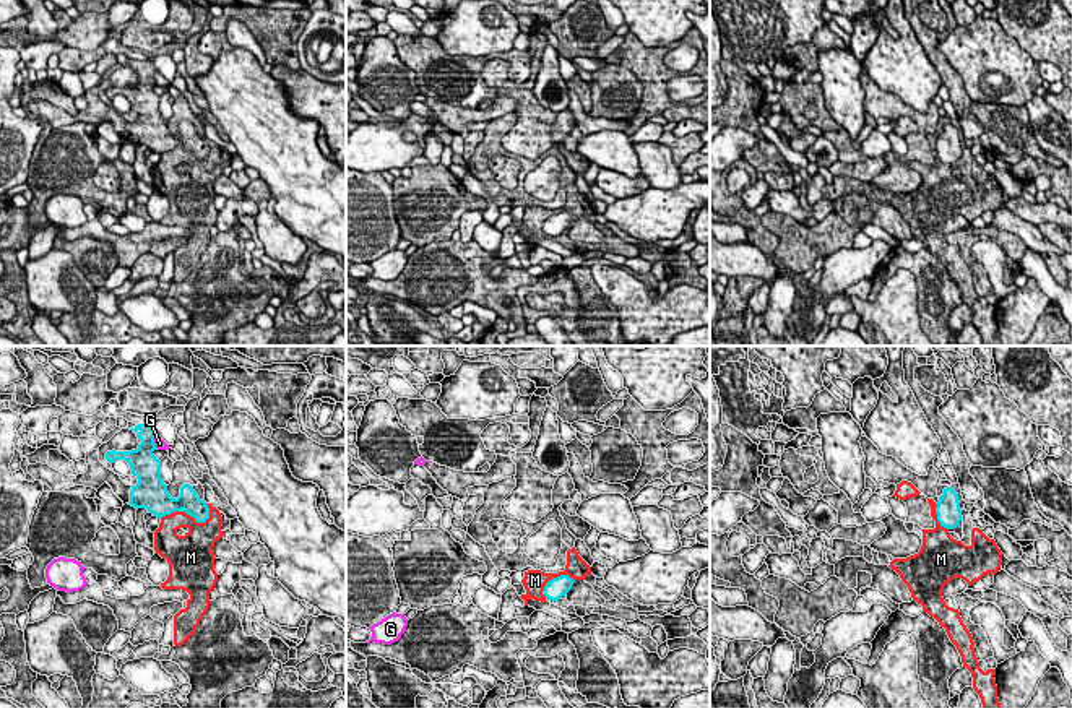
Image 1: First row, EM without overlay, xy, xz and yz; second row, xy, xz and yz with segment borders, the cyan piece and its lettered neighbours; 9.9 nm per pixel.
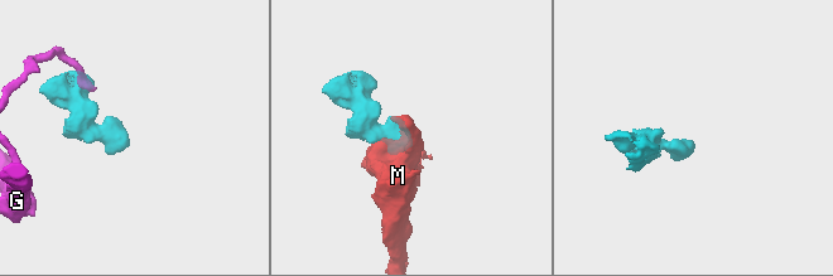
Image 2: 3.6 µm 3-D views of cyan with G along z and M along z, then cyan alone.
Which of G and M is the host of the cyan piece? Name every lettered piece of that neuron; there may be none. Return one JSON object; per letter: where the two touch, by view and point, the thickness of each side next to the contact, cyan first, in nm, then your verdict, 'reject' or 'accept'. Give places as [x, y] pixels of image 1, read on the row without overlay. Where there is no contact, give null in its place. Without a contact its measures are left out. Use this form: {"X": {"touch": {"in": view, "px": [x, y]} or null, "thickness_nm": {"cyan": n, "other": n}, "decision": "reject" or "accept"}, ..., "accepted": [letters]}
{"G": {"touch": {"in": "xy", "px": [153, 77]}, "thickness_nm": {"cyan": 280, "other": 100}, "decision": "reject"}, "M": {"touch": {"in": "xy", "px": [197, 158]}, "thickness_nm": {"cyan": 200, "other": 320}, "decision": "reject"}, "accepted": []}

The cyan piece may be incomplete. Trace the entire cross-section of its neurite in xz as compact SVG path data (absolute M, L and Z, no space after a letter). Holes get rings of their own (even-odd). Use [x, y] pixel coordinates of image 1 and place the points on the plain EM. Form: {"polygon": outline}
{"polygon": "M560 211L557 214L552 214L544 222L546 235L559 237L562 232L565 232L572 226L573 218L575 216L570 214L568 211Z"}

